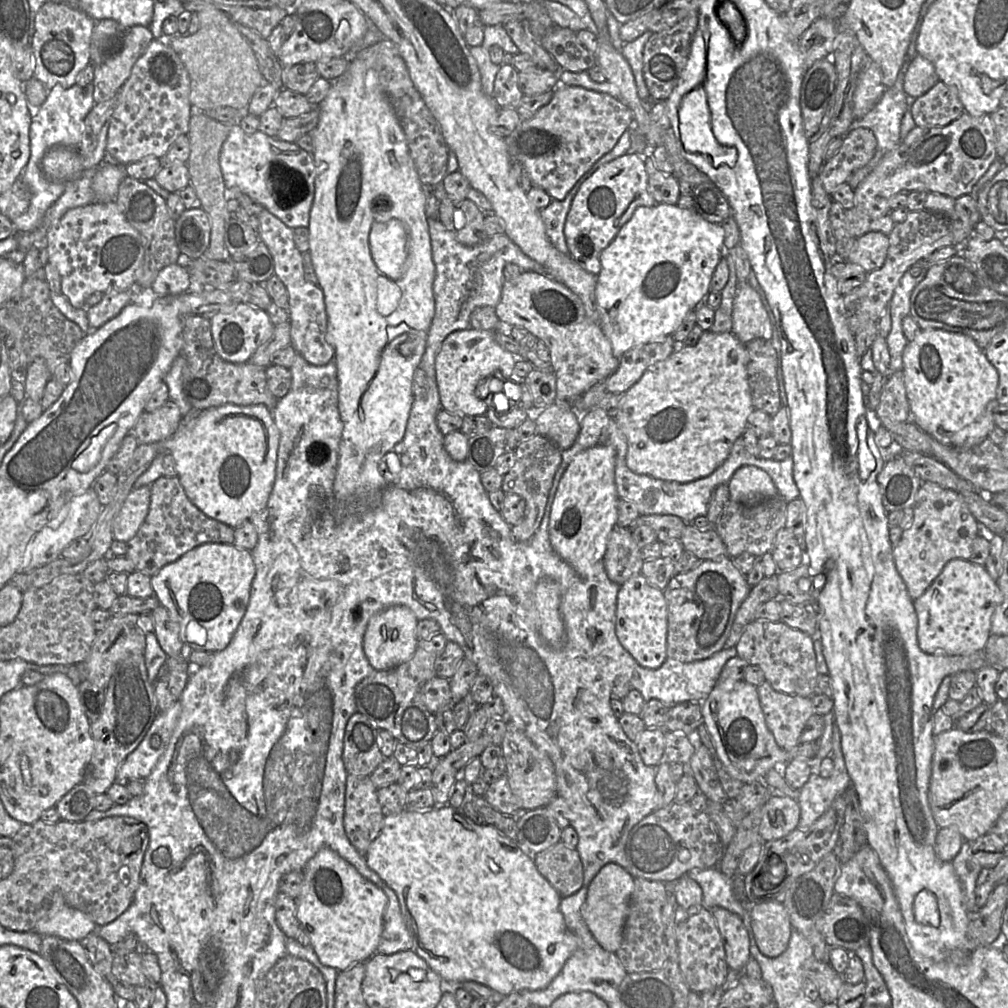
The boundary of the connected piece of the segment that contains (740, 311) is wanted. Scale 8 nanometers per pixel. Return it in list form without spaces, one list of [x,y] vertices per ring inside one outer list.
[[[738,283],[733,301],[732,333],[746,344],[754,339],[772,338],[772,324],[759,294],[748,283]]]

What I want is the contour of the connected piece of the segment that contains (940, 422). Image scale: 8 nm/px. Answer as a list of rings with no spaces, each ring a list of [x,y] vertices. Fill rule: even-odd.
[[[941,329],[920,330],[903,352],[903,372],[910,416],[906,422],[916,423],[939,443],[969,449],[988,438],[995,427],[993,411],[999,405],[996,392],[999,375],[970,336]]]

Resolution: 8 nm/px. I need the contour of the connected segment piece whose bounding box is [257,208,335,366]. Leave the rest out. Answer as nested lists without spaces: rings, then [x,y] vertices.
[[[267,209],[257,216],[260,223],[259,240],[269,249],[274,263],[274,274],[285,285],[288,292],[288,321],[290,323],[291,344],[296,353],[308,363],[322,366],[334,359],[335,350],[326,341],[327,312],[321,287],[305,278],[302,253],[298,251],[293,239],[293,229],[287,227]]]

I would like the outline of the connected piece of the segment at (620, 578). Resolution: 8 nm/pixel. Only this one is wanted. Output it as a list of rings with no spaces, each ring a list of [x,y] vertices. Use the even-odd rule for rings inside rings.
[[[615,525],[608,536],[603,561],[608,578],[619,585],[641,573],[645,560],[630,527]]]

